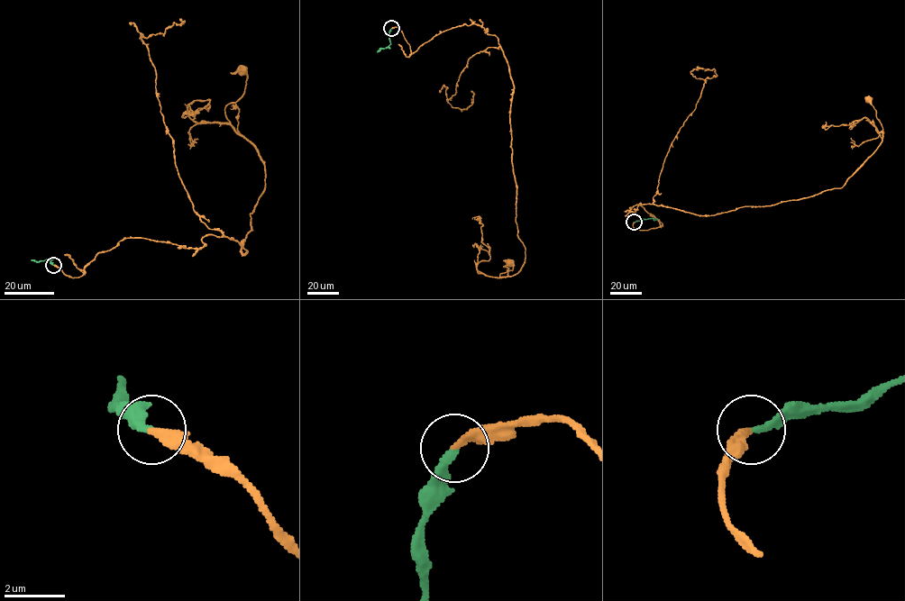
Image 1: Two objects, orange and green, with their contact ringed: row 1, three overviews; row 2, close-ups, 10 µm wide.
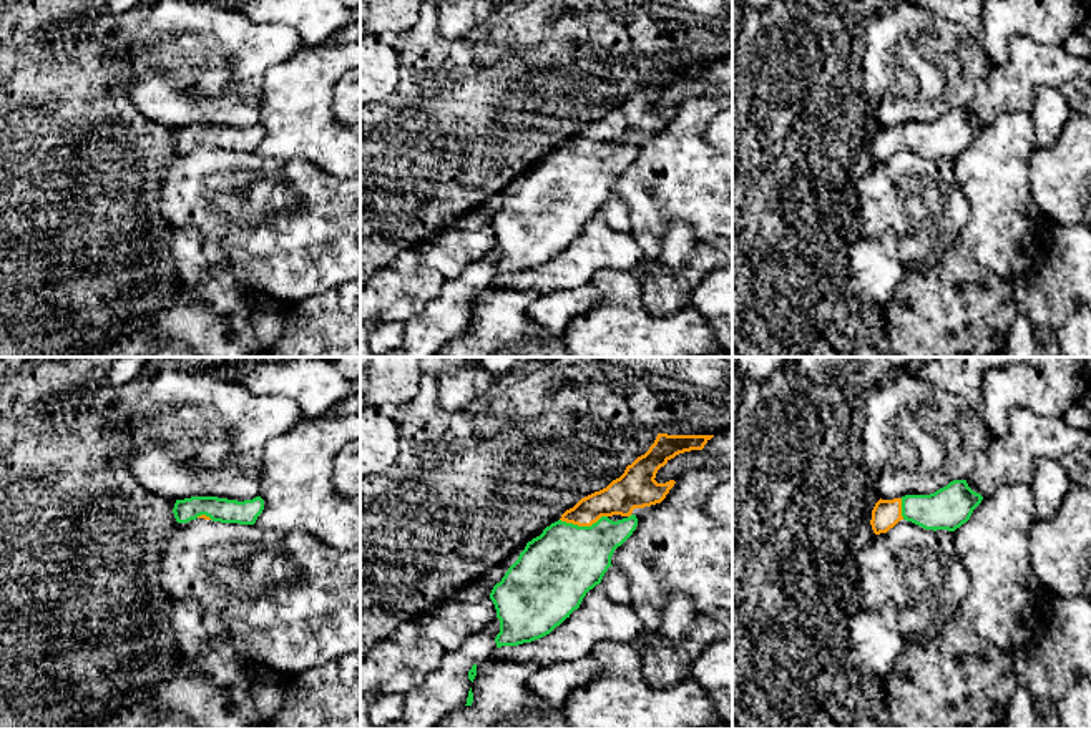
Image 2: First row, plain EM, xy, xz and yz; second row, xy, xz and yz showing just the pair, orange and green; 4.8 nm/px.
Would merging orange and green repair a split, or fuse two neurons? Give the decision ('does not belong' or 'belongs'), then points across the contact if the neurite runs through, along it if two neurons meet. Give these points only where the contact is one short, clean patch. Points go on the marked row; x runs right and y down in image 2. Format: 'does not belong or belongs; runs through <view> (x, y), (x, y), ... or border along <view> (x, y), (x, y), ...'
belongs; runs through xz (621, 495), (606, 502), (583, 525), (582, 543), (557, 568)

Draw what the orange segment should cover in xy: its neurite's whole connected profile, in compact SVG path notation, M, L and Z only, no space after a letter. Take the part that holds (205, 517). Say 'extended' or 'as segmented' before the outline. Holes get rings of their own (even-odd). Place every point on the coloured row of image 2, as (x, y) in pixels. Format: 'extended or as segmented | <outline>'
extended | M191 497L176 500L173 513L178 523L204 518L221 523L254 525L262 510L264 500L261 497L244 501L218 497Z

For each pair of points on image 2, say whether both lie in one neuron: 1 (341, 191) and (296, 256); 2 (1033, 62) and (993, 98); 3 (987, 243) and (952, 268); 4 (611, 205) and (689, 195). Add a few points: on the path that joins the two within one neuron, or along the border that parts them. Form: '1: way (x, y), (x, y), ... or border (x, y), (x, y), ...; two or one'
1: way (341, 208), (311, 239); one
2: way (1023, 72), (1003, 90); one
3: border (958, 236), (973, 258), (1000, 278); two
4: border (613, 193), (628, 211), (631, 233); two

